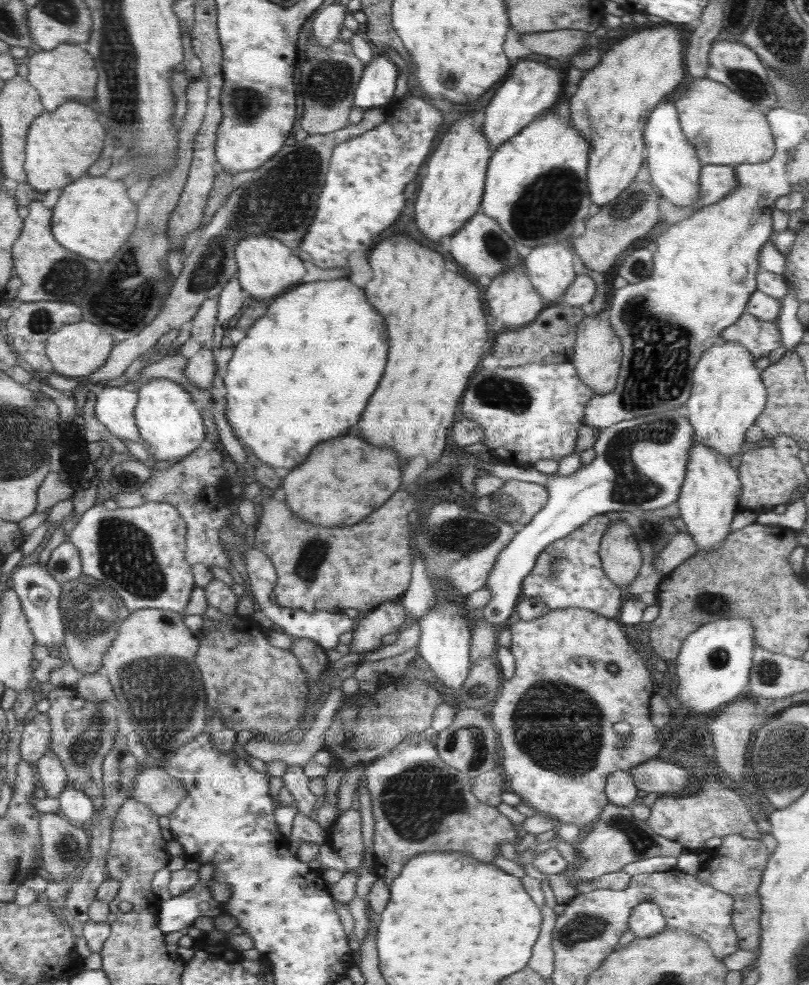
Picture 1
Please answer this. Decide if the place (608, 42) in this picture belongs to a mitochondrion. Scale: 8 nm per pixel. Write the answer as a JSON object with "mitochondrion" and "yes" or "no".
{"mitochondrion":"no"}

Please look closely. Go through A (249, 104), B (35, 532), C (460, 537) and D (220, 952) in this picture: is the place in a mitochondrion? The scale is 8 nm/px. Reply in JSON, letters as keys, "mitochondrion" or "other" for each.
{"A":"mitochondrion","B":"other","C":"mitochondrion","D":"other"}

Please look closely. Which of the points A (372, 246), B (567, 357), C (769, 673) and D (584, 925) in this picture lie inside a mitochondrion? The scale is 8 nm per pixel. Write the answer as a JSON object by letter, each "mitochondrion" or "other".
{"A":"other","B":"other","C":"mitochondrion","D":"mitochondrion"}

